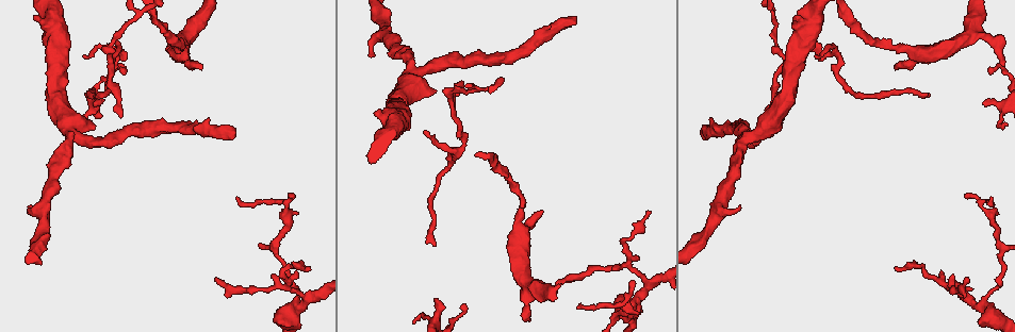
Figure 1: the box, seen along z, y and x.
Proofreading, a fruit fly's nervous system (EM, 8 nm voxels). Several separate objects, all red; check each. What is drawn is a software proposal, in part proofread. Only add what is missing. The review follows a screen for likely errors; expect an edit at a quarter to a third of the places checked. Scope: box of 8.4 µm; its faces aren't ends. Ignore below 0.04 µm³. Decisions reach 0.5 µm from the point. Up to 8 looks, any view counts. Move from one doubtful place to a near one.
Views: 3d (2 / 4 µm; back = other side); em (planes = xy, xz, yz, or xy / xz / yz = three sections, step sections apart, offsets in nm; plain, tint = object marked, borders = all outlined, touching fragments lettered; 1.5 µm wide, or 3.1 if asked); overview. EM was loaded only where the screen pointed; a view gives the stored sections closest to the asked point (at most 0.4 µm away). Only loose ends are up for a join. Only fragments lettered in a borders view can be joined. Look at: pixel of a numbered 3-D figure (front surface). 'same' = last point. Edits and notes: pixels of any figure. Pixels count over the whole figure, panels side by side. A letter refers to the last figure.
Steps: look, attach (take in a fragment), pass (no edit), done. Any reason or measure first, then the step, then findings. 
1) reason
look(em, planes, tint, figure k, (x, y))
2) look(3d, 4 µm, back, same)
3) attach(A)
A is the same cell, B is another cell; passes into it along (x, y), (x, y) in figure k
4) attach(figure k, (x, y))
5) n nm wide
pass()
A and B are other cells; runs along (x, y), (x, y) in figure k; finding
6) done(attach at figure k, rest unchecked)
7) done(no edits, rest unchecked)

end of a long branch
look(em, planes, borders, figure 1, (436, 245))

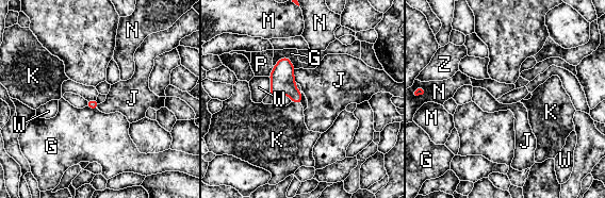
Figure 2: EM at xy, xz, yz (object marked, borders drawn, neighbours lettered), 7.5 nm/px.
G touches over 170 nm
attach(figure 2, (280, 131))
K is the same cell, G, J, M, N, P, W and Z are other cells; passes into it along (281, 77), (296, 102), (280, 131) in figure 2; the neuron continues

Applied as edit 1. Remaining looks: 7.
look(em, xz, step 4, tint, figure 1, (308, 268))

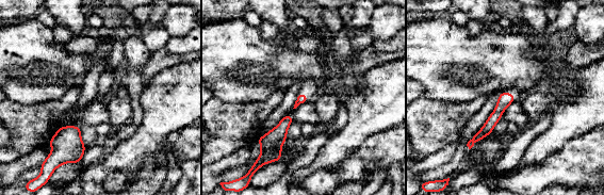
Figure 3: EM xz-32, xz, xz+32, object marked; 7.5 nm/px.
cut it another way
look(em, planes, borders, same)

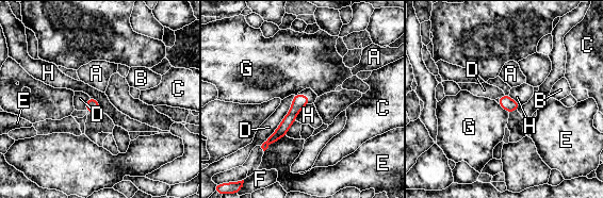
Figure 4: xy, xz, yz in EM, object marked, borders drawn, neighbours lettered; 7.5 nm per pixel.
D touches over 460 nm
pass()
A, B, C, D, E, F, G and H are other cells; no lettered fragment goes on from it

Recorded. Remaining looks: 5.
an open end
look(3d, 4 µm, figure 1, (198, 68))

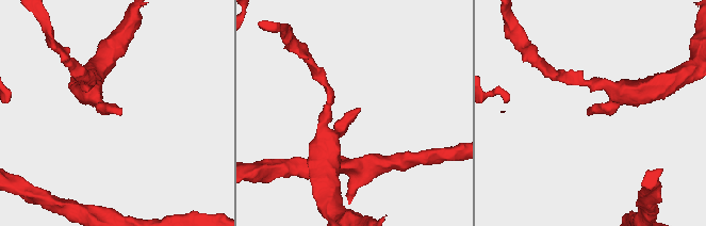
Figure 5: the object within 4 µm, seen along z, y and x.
look(em, planes, borders, figure 5, (119, 113))

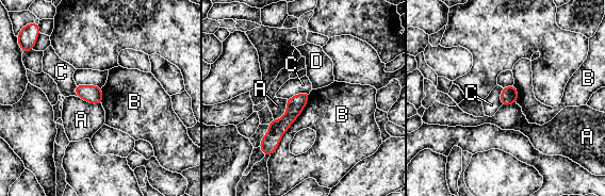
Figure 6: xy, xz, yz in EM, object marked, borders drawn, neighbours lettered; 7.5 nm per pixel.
pass()
A, B, C and D are other cells; border along (310, 93), (301, 113), (270, 154) in figure 6; none of them fits

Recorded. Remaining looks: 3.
done(attach at figure 2, rest unchecked)

